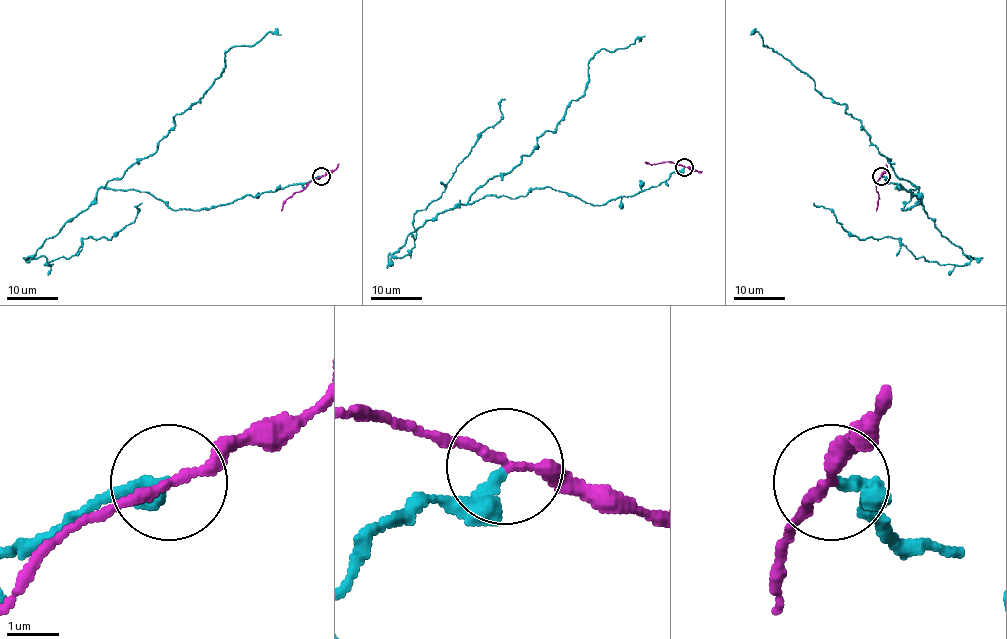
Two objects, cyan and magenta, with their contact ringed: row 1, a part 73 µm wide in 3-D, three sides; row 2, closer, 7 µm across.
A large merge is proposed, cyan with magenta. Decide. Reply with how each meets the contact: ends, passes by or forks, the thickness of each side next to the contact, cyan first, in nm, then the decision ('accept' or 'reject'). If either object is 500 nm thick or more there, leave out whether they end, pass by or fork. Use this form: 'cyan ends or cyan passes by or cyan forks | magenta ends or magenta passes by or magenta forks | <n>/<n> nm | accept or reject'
cyan ends | magenta passes by | 280/180 nm | reject

